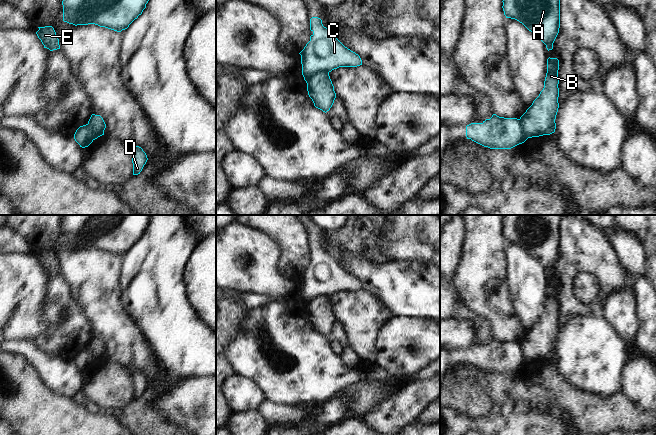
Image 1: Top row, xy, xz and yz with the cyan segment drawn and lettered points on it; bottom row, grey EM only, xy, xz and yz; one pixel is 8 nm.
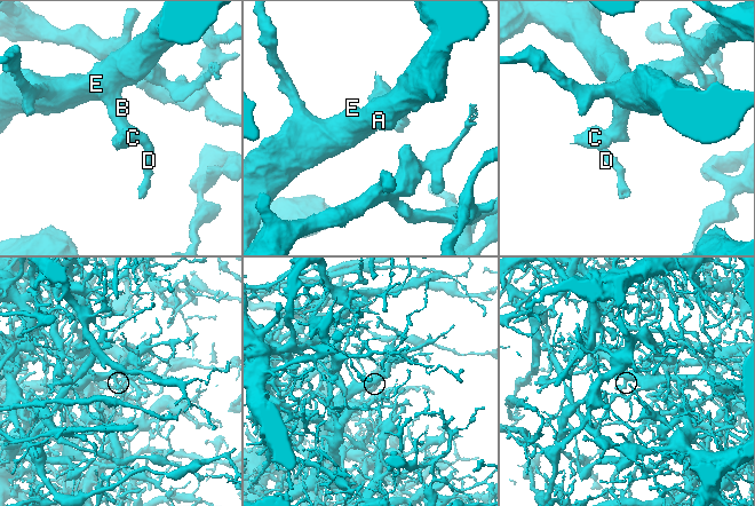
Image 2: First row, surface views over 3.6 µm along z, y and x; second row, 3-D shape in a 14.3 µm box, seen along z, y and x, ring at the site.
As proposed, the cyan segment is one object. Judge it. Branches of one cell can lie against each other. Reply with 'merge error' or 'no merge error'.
merge error

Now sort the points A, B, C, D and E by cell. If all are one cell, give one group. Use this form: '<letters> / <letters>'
A B E / C D

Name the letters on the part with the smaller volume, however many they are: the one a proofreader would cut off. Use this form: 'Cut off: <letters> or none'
Cut off: C, D

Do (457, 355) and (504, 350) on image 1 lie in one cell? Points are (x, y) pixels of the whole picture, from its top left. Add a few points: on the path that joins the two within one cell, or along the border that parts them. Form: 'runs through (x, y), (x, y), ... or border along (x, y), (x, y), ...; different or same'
runs through (469, 355), (492, 355); same

